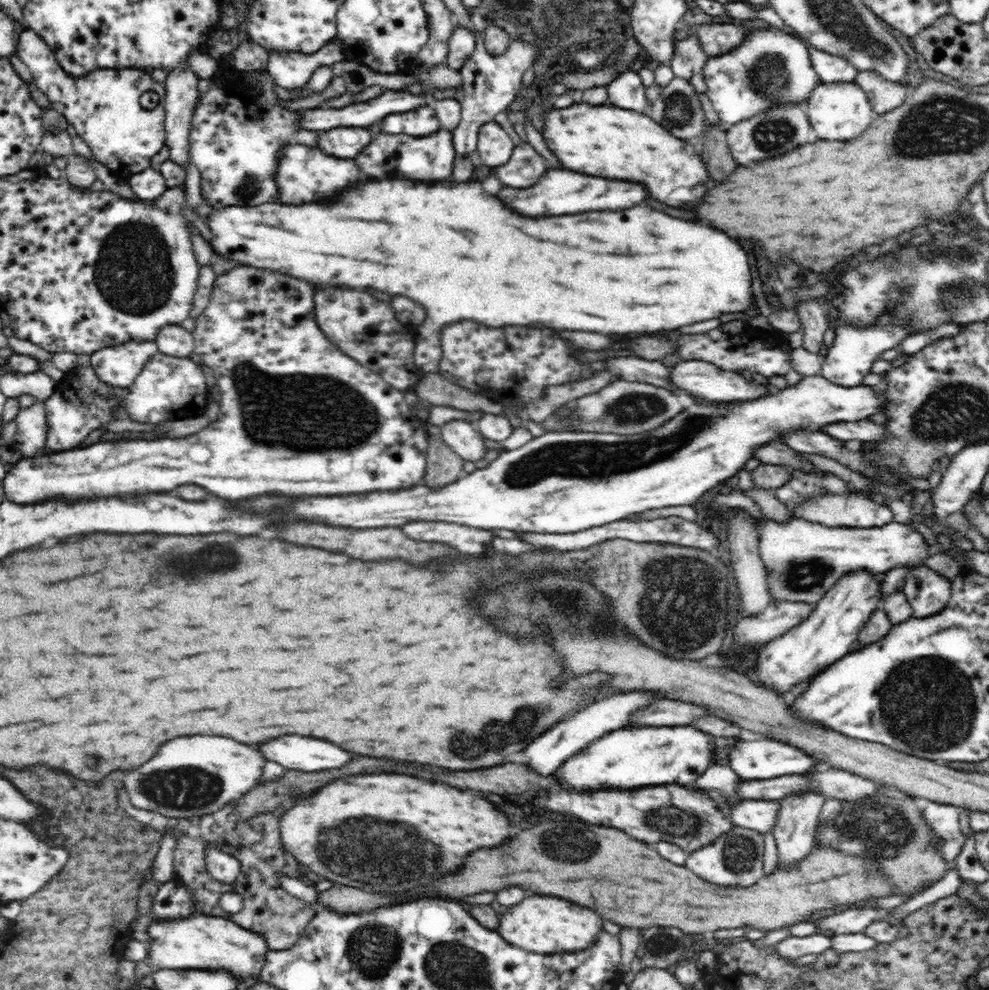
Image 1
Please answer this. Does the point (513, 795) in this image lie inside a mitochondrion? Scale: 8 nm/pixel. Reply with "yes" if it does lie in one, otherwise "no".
no

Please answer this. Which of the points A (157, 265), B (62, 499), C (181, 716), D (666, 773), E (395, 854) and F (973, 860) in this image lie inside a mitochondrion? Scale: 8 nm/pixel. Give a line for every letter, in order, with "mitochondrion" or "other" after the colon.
A: mitochondrion
B: other
C: other
D: other
E: mitochondrion
F: other

